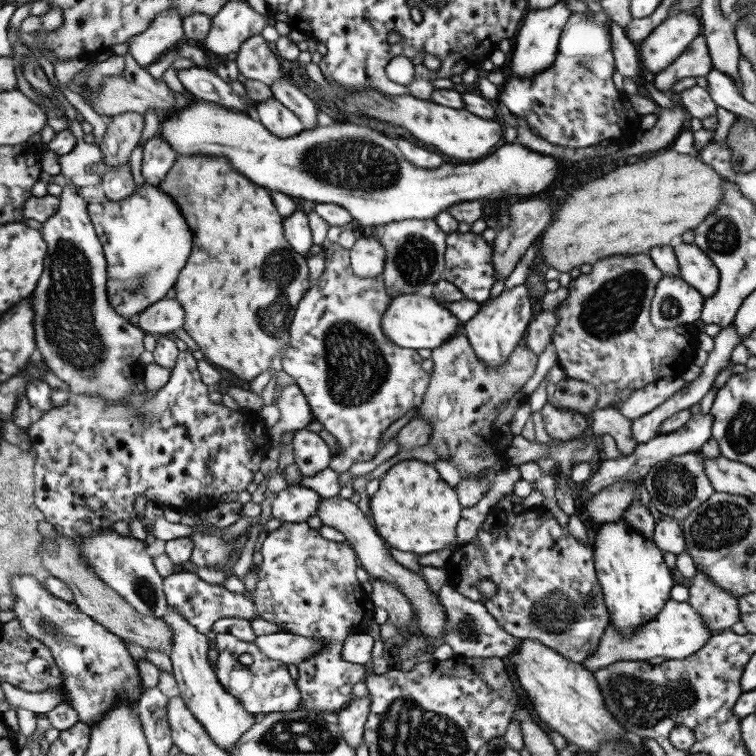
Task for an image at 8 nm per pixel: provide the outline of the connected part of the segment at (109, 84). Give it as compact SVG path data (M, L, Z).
M129 53L123 54L125 58L125 69L121 75L115 77L106 77L100 92L92 92L90 94L90 105L98 113L105 118L116 116L125 112L137 112L144 116L146 110L154 108L156 110L160 122L162 122L167 114L176 108L174 107L174 92L168 88L162 78L156 79L148 73L148 70L138 66L134 57Z

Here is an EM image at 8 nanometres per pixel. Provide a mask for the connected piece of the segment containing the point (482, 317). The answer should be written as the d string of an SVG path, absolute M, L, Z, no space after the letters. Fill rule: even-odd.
M524 284L506 289L496 298L480 304L476 314L463 324L465 335L479 359L491 367L499 367L506 362L515 346L524 341L526 329L532 320L532 303L531 294Z

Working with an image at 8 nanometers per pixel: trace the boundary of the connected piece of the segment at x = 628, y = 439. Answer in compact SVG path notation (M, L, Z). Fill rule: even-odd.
M595 407L589 419L590 429L594 435L611 435L624 456L634 452L638 443L632 436L631 421L622 416L615 407Z

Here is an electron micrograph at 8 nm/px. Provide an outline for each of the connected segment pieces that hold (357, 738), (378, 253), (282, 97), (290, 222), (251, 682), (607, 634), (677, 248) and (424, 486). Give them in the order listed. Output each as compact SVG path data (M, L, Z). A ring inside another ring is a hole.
M371 695L355 697L346 705L344 710L336 712L339 729L346 742L356 750L363 741L363 732L370 711Z
M360 238L350 249L353 273L360 278L372 278L383 274L386 249L378 238Z
M286 77L279 78L270 87L270 92L272 92L274 99L293 111L298 120L302 122L304 129L312 129L318 126L318 120L316 119L318 109L316 104L290 79L286 79Z
M301 207L292 216L283 219L282 230L284 238L288 241L297 254L308 256L313 245L307 207Z
M218 633L215 644L219 652L214 668L219 683L225 691L235 696L246 712L252 715L266 715L276 712L294 712L301 701L297 683L294 682L286 664L279 660L268 658L256 643L240 640L233 634ZM240 654L250 654L254 662L249 666L242 665L238 658Z
M670 599L664 608L648 624L630 636L620 634L613 624L608 624L598 648L582 663L593 673L618 661L647 661L654 656L668 660L682 660L696 654L713 637L705 620L689 602L676 602Z
M676 240L672 244L680 267L679 275L704 298L716 294L719 287L719 270L713 260L694 243Z
M404 460L379 481L378 492L369 500L370 510L378 534L390 547L417 555L457 547L457 524L463 508L456 490L442 480L434 464Z

